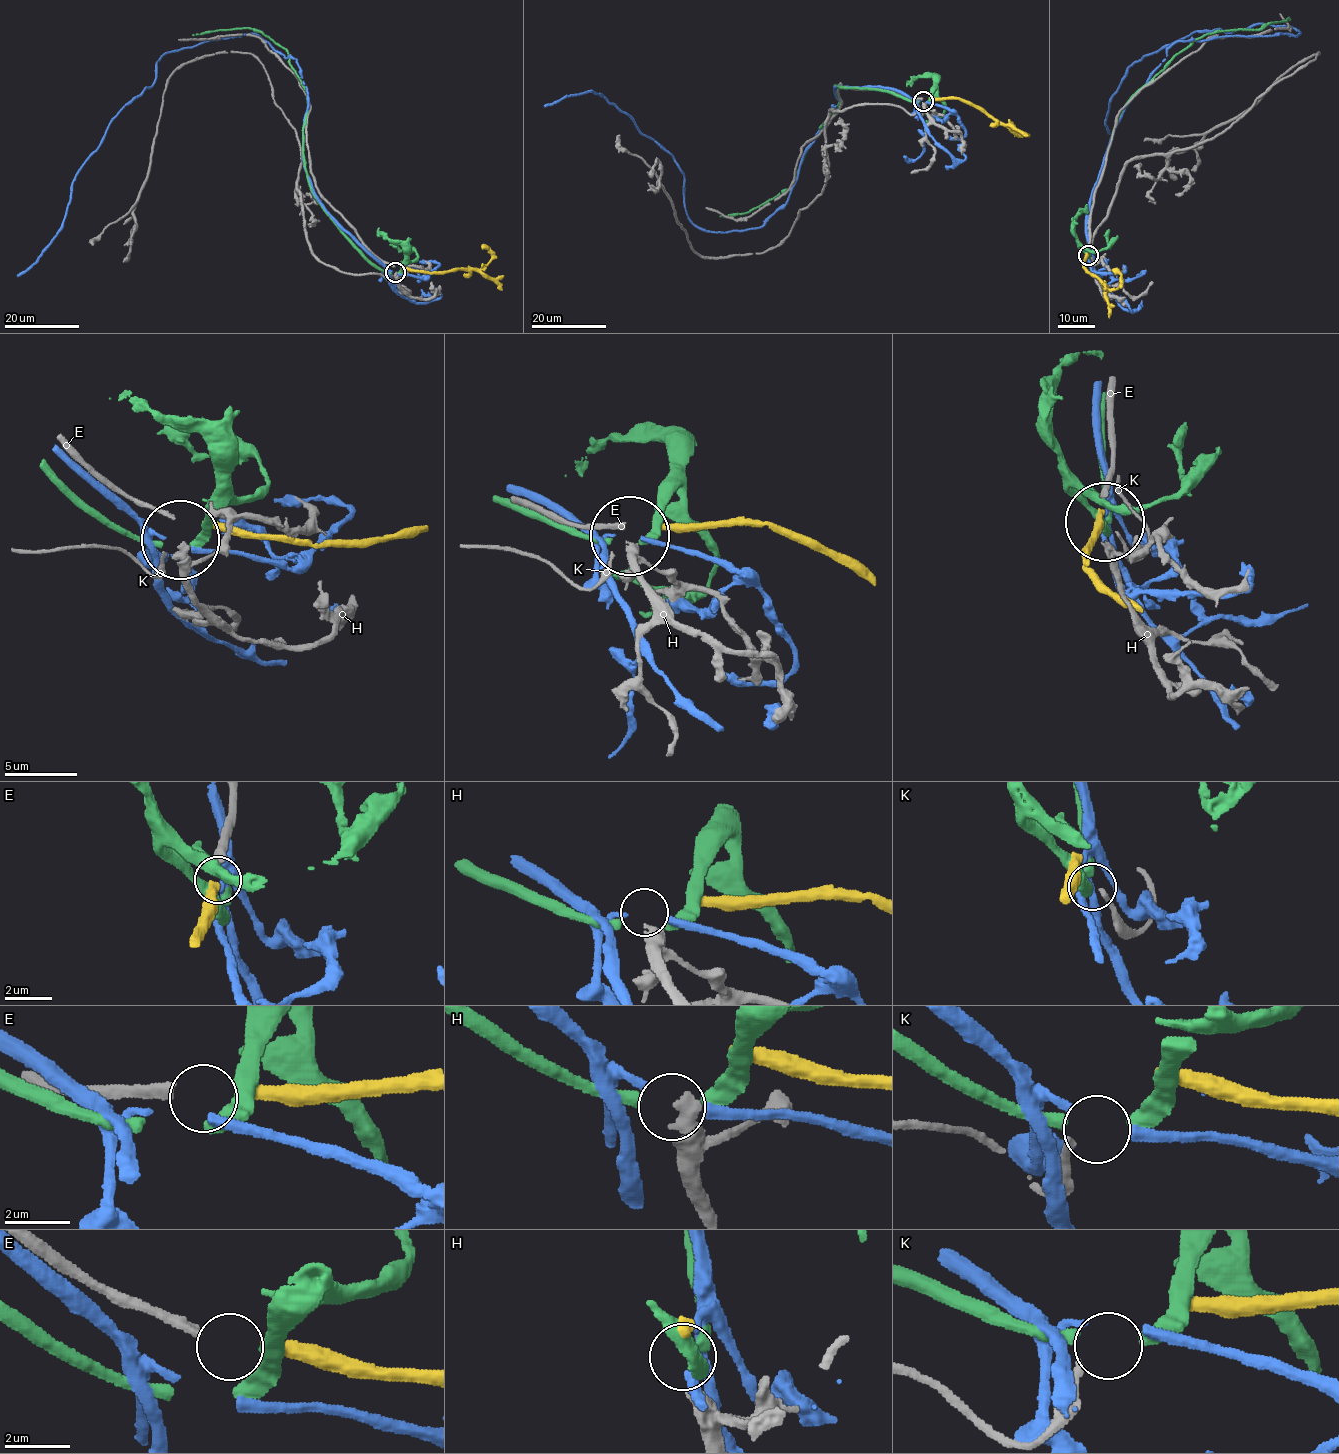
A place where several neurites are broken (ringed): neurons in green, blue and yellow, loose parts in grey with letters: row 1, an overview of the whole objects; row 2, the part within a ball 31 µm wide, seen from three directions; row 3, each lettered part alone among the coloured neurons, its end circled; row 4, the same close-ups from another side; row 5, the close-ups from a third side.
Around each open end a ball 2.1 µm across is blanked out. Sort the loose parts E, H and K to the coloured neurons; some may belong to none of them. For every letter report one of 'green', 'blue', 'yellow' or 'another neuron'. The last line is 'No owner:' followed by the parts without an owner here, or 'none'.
E: yellow
H: another neuron
K: another neuron
No owner: H, K

